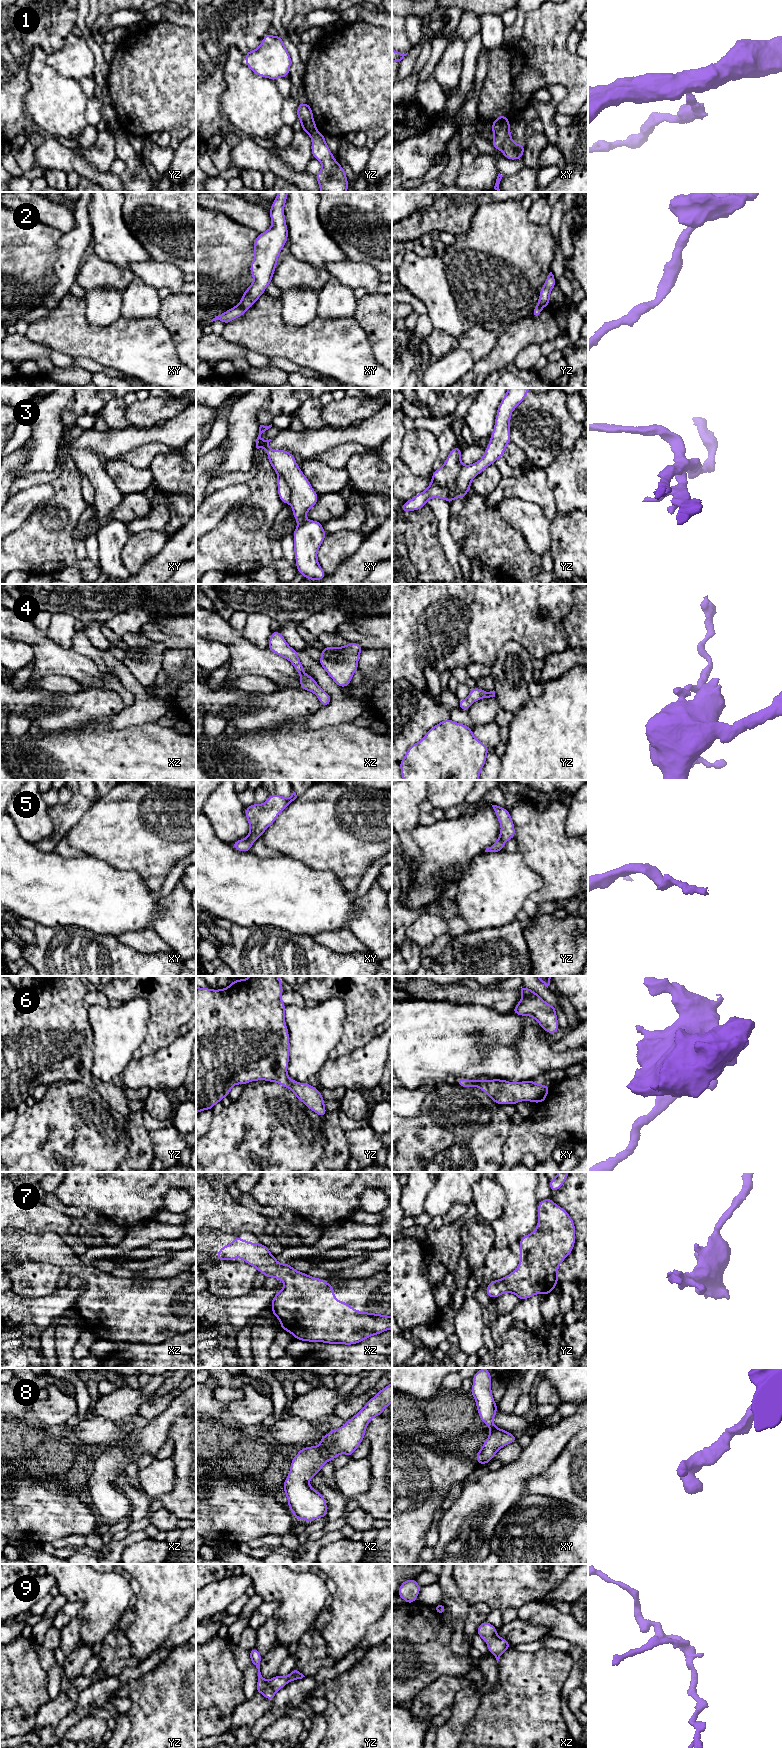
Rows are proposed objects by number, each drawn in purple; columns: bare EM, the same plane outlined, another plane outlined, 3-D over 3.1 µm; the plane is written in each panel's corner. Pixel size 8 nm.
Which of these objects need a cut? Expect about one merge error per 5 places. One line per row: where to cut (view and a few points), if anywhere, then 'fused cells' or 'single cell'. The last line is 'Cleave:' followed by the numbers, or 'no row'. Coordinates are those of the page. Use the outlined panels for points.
1: cut xy (508, 128), (505, 141), (500, 148); fused cells
2: cut none; single cell
3: cut yz (463, 465), (451, 487), (441, 486), (432, 479); fused cells
4: cut none; single cell
5: cut none; single cell
6: cut none; single cell
7: cut none; single cell
8: cut none; single cell
9: cut none; single cell
Cleave: 1, 3

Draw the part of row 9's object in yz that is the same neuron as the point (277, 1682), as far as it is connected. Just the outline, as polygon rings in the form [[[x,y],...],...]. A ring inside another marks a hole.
[[[256,1647],[249,1650],[249,1655],[251,1658],[251,1664],[253,1664],[258,1669],[256,1693],[263,1694],[264,1697],[269,1701],[272,1701],[274,1699],[275,1693],[289,1682],[305,1677],[299,1670],[294,1668],[288,1676],[283,1677],[276,1675],[267,1681],[262,1677],[260,1672],[260,1661],[262,1659],[262,1655],[259,1653]]]

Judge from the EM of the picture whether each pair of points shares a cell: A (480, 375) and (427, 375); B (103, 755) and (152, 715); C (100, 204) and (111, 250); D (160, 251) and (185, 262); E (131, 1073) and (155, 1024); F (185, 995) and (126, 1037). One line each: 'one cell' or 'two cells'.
A: two cells
B: two cells
C: one cell
D: one cell
E: two cells
F: two cells

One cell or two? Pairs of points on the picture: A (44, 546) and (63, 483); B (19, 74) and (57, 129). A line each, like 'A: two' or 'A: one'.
A: one
B: two

